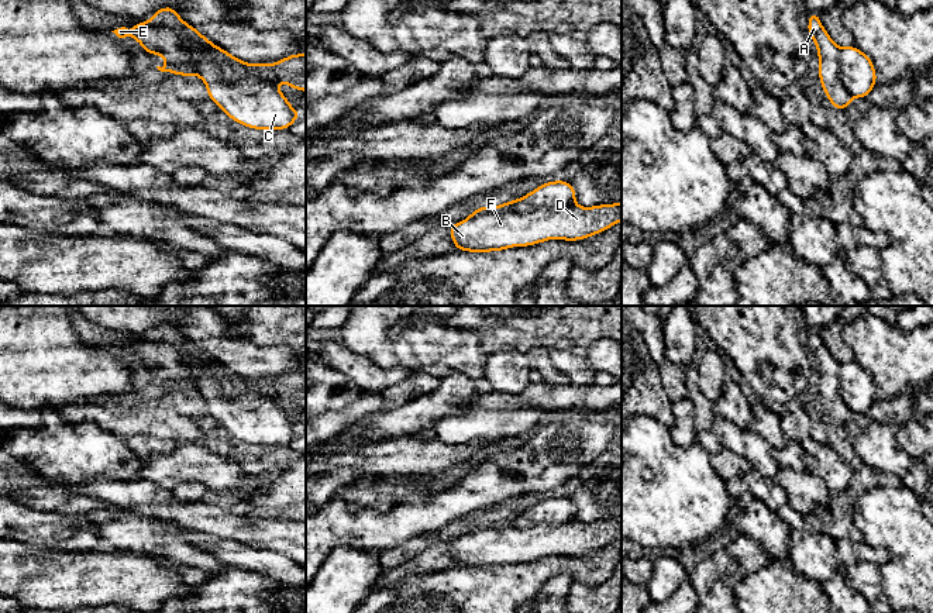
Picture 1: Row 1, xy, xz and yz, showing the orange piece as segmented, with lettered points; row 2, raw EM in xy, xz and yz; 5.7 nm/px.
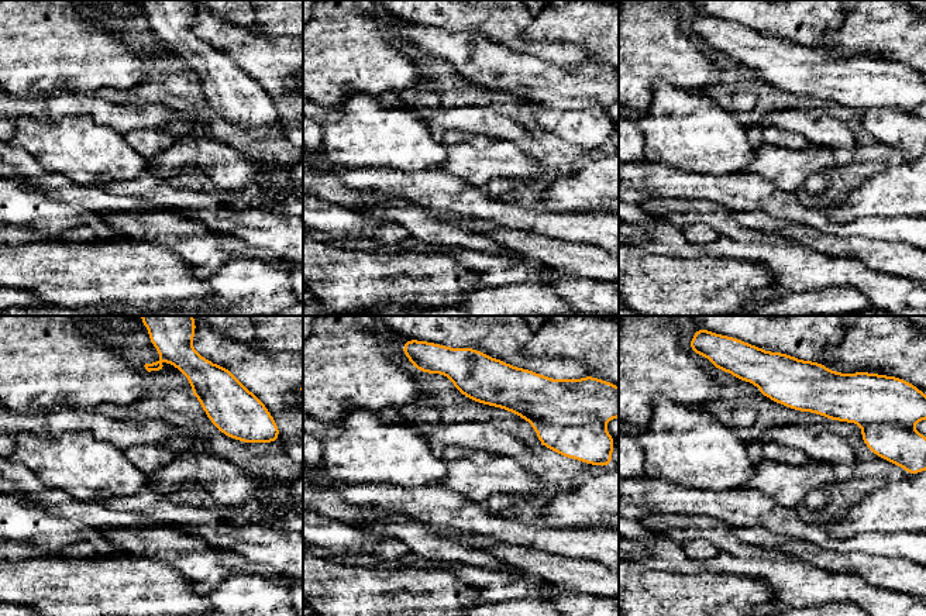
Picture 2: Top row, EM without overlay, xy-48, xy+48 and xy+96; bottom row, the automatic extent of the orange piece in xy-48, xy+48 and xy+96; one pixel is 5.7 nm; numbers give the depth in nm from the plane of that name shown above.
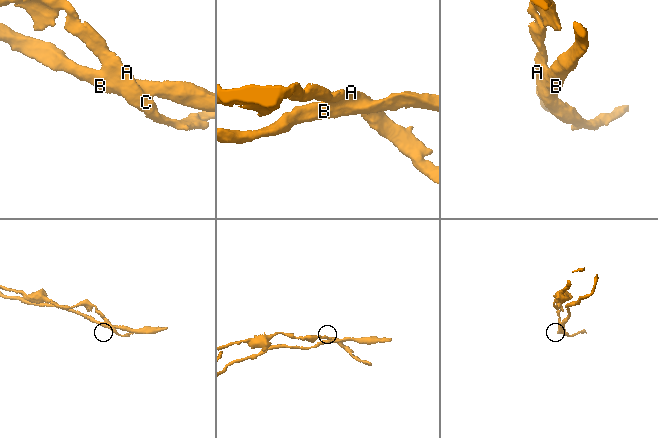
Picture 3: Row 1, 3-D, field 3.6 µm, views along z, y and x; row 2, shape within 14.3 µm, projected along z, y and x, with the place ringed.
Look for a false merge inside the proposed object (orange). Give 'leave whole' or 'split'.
split

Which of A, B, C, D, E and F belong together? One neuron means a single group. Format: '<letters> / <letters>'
A C / B D E F

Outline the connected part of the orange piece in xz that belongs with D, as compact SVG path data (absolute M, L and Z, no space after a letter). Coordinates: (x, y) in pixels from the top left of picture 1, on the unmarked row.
M622 517L592 523L572 520L564 524L537 524L526 530L516 528L506 520L499 520L474 524L469 533L447 544L457 566L493 568L513 562L530 562L548 555L586 555L612 544L619 537L622 537Z

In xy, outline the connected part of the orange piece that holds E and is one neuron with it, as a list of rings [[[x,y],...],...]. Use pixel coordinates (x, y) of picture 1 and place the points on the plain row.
[[[149,335],[134,340],[131,348],[125,342],[117,344],[111,348],[118,354],[130,352],[137,355],[141,359],[142,366],[152,372],[163,371],[165,380],[162,383],[156,382],[158,386],[185,393],[196,390],[192,364],[185,359],[175,347]]]

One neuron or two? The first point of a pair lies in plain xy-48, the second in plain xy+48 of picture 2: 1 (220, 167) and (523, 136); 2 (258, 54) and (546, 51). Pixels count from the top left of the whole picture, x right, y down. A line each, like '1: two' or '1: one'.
1: two
2: one

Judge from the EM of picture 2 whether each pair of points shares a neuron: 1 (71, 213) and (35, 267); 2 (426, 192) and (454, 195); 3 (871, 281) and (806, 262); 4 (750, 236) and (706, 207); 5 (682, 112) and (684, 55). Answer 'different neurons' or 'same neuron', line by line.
1: different neurons
2: same neuron
3: same neuron
4: same neuron
5: different neurons

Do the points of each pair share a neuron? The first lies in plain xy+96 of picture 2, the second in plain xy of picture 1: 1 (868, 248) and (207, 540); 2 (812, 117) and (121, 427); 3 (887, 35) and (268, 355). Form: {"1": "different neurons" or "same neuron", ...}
{"1": "same neuron", "2": "same neuron", "3": "different neurons"}

